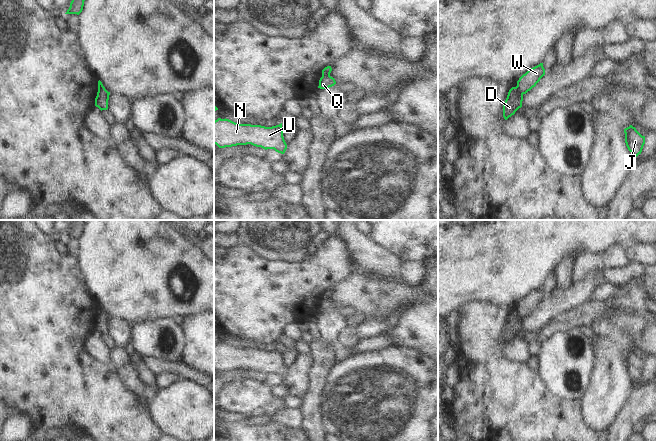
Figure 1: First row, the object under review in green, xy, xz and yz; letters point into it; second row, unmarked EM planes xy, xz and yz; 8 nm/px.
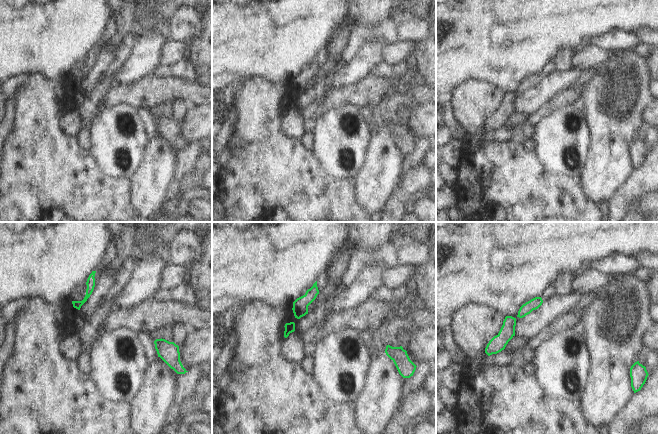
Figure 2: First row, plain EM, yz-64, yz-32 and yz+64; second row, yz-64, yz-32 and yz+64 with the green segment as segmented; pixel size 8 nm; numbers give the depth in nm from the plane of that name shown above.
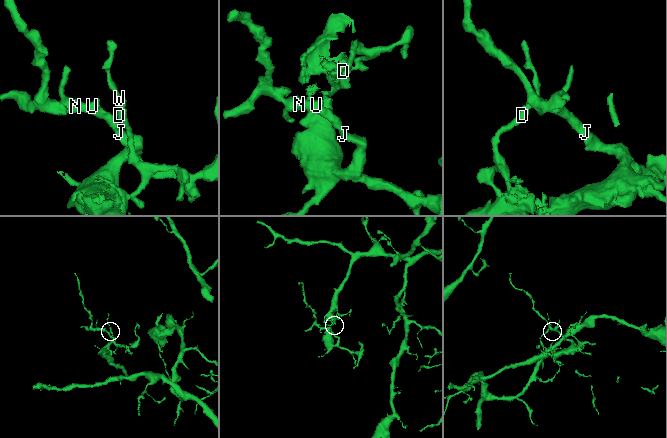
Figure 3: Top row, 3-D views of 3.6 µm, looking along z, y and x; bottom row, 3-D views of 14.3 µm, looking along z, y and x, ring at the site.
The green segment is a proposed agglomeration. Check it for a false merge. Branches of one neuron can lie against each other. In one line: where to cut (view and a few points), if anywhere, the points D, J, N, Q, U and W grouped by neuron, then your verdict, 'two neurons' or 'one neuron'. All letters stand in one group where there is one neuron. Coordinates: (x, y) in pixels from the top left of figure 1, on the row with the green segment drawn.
cut yz (516, 86), (522, 94); groups D J N U / Q W; two neurons

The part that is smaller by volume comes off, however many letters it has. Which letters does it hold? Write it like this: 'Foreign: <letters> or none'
Foreign: Q, W

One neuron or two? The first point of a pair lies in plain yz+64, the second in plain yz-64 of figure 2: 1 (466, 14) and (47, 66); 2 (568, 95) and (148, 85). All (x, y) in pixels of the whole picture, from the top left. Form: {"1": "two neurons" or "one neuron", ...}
{"1": "one neuron", "2": "one neuron"}

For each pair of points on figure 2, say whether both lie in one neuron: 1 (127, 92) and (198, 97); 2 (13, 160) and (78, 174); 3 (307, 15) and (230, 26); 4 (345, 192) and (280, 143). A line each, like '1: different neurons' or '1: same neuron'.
1: same neuron
2: same neuron
3: same neuron
4: same neuron

